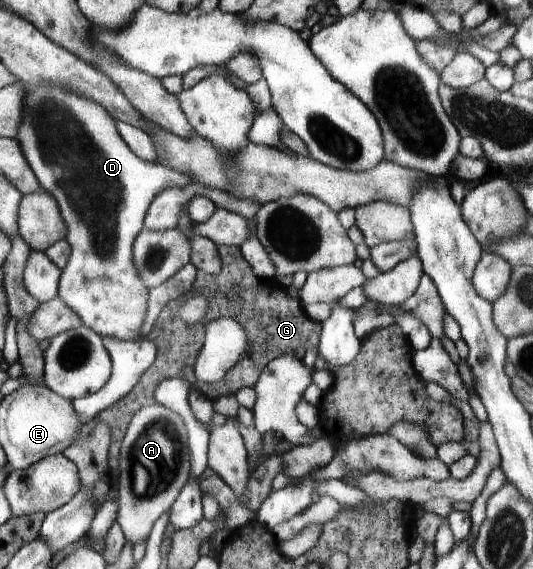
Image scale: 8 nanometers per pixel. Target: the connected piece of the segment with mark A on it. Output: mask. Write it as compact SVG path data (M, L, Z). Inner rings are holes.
M159 403L146 406L133 420L120 451L118 481L118 515L125 543L145 542L156 520L173 506L182 488L189 482L190 454L188 434L182 418Z

